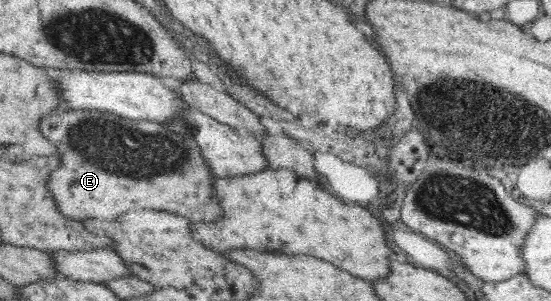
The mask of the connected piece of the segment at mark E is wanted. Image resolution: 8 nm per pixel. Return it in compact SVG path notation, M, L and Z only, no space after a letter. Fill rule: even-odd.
M60 106L48 114L43 130L58 145L61 166L51 173L48 189L58 208L72 220L105 219L113 221L130 211L172 212L191 221L212 223L221 219L221 205L214 187L213 173L201 154L201 147L189 137L178 135L164 125L148 120L124 119L123 116L98 110L77 110Z

